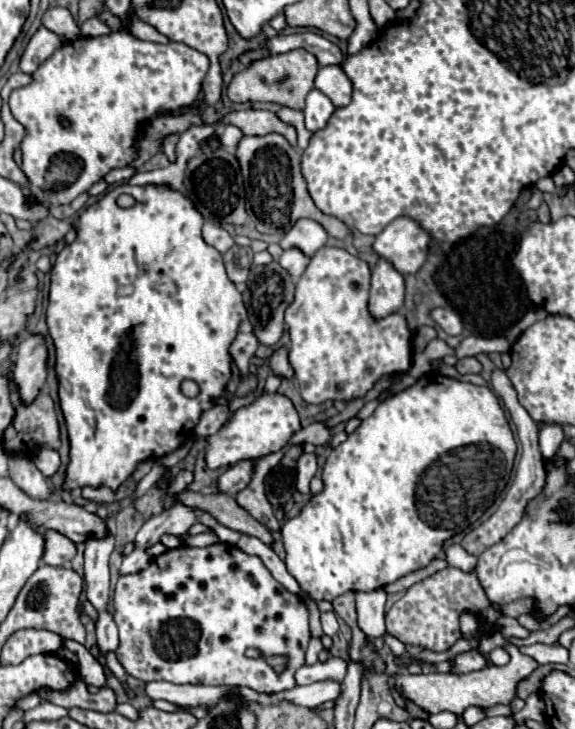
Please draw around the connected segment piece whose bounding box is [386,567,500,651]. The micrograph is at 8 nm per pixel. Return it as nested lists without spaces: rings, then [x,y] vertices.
[[[446,567],[428,579],[412,585],[404,597],[400,597],[392,609],[386,613],[386,629],[398,637],[402,643],[408,645],[420,645],[430,651],[446,651],[460,639],[460,613],[470,611],[484,619],[488,625],[494,625],[494,621],[500,617],[492,607],[490,601],[478,583],[474,571],[464,573],[456,567]]]

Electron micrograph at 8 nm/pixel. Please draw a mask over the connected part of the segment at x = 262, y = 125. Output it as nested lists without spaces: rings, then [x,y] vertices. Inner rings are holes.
[[[232,111],[224,119],[218,121],[218,125],[236,125],[242,129],[244,135],[268,135],[268,133],[280,133],[288,139],[292,147],[296,147],[296,129],[284,121],[280,121],[270,111]]]

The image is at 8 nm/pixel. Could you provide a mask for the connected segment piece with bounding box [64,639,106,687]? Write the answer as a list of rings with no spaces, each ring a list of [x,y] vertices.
[[[64,639],[64,645],[66,645],[66,649],[70,649],[72,653],[76,653],[78,659],[80,659],[82,669],[78,671],[78,675],[80,675],[88,685],[104,687],[104,685],[106,685],[104,667],[102,667],[94,657],[92,657],[92,653],[90,653],[84,645],[80,645],[80,643],[72,641],[72,639]]]

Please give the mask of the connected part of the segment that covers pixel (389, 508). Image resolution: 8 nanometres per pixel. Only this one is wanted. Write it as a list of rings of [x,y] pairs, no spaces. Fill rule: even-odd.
[[[428,373],[424,377],[420,377],[412,387],[388,397],[386,401],[382,401],[376,411],[366,417],[364,421],[360,421],[358,429],[354,433],[348,435],[348,439],[338,445],[322,471],[322,483],[324,489],[318,495],[312,495],[312,499],[300,509],[300,513],[292,519],[288,519],[282,527],[282,541],[286,551],[286,567],[290,571],[290,575],[300,583],[302,591],[314,599],[314,601],[332,601],[334,597],[346,593],[346,591],[374,591],[380,589],[388,583],[394,583],[396,579],[418,571],[422,567],[426,567],[442,549],[444,541],[448,541],[452,535],[456,535],[462,529],[468,529],[470,523],[474,523],[476,519],[480,519],[480,515],[496,501],[496,497],[500,497],[500,493],[504,491],[506,483],[510,481],[510,473],[512,473],[512,459],[516,455],[516,441],[514,435],[510,431],[510,425],[504,417],[504,411],[496,399],[496,395],[492,393],[490,387],[478,387],[472,383],[462,383],[456,379],[448,379],[440,373]]]

